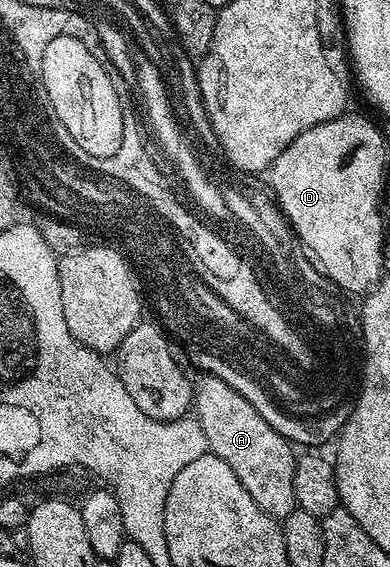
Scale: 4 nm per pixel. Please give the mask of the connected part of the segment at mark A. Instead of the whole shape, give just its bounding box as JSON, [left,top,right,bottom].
[192,374,296,522]

